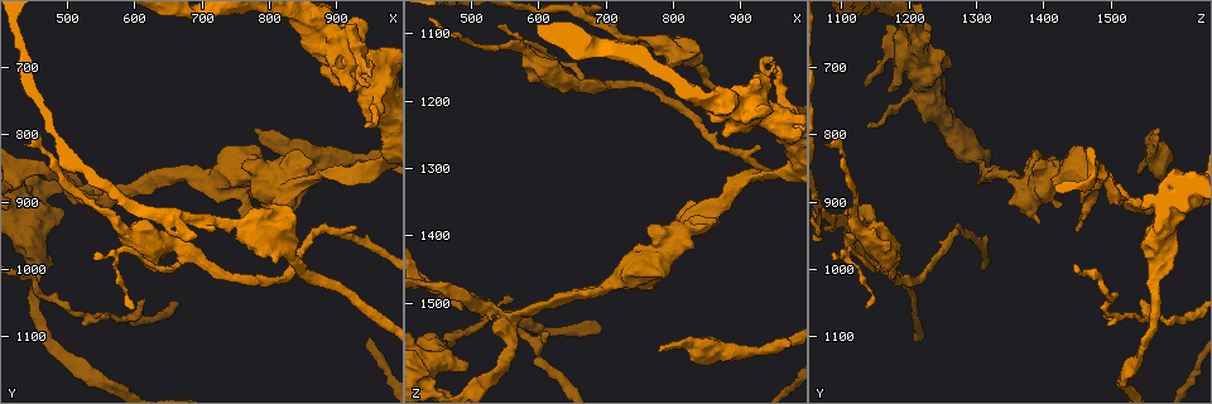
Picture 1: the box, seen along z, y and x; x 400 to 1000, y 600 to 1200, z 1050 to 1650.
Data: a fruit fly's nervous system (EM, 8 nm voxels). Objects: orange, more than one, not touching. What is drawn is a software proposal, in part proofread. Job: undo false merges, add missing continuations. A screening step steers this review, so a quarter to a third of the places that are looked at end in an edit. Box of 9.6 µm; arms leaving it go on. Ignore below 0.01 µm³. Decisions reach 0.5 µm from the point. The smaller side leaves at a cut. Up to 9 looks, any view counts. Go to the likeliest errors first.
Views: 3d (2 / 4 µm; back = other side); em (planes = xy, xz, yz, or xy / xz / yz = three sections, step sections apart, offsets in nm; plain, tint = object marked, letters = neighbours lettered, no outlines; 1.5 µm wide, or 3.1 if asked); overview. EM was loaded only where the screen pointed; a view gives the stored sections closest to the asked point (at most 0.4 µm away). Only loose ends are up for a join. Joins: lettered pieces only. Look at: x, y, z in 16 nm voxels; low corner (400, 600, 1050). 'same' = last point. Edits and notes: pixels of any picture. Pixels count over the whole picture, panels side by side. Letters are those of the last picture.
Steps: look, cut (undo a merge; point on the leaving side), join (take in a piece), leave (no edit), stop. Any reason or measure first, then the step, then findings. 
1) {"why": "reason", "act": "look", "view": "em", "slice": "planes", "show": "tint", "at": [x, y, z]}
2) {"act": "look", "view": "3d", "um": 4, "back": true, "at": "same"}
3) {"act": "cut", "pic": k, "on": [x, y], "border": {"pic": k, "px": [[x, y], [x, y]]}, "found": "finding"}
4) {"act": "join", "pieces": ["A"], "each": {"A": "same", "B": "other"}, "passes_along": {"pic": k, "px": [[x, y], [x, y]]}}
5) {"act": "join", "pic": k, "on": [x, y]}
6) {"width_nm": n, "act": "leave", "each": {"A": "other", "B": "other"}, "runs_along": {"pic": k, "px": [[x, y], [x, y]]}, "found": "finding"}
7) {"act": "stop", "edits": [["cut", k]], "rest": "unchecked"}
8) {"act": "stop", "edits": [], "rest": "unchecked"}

{"why": "free end", "act": "look", "view": "3d", "um": 2, "at": [775, 790, 1575]}

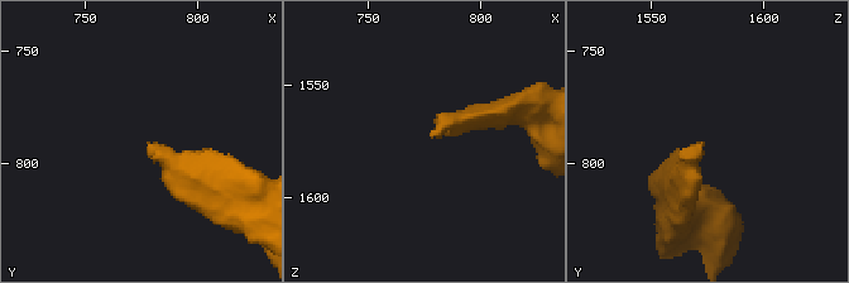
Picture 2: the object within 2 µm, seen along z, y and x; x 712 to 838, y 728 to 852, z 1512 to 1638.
{"why": "need the tissue", "act": "look", "view": "em", "slice": "xy", "step": 4, "show": "tint", "at": [781, 790, 1573]}

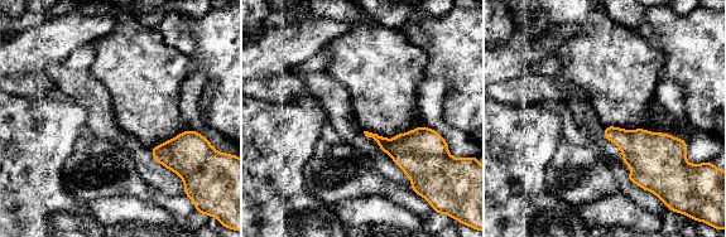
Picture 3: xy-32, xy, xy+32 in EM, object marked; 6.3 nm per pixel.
{"act": "look", "view": "em", "slice": "yz", "step": 4, "show": "letters", "at": "same"}

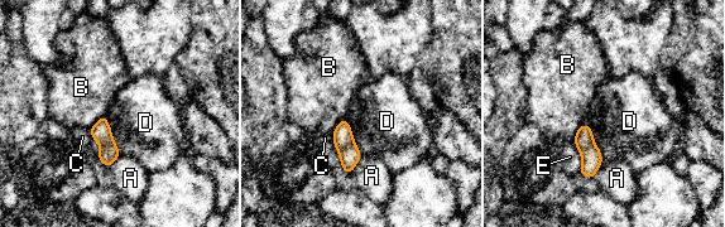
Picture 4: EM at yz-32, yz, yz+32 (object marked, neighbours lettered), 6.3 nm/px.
{"longest_contact_nm": ["D", 260], "act": "leave", "each": {"A": "other", "B": "other", "C": "other", "D": "other", "E": "other"}, "border": {"pic": 4, "px": [[587, 125], [603, 163]]}, "found": "no lettered piece goes on from it"}

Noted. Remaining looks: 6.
{"why": "three arms meet", "act": "look", "view": "3d", "um": 2, "back": true, "at": [560, 900, 1530]}

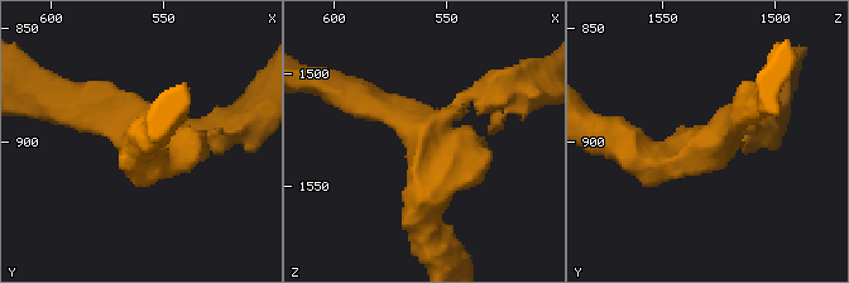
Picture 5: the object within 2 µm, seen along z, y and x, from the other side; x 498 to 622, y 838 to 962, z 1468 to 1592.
{"act": "look", "view": "em", "slice": "yz", "step": 8, "show": "tint", "at": [560, 899, 1526]}

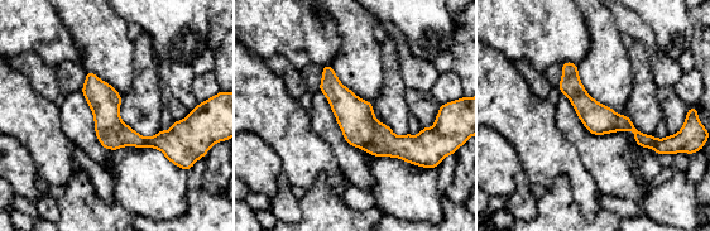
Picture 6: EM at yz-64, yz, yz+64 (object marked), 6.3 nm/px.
{"why": "cut it another way", "act": "look", "view": "em", "slice": "planes", "show": "letters", "at": "same"}

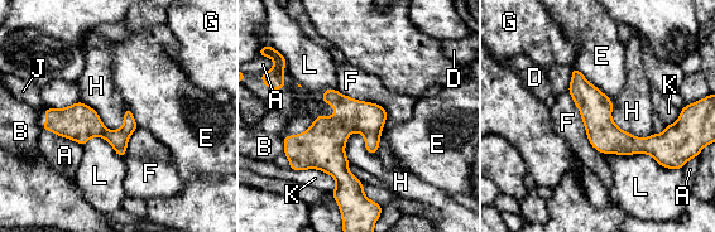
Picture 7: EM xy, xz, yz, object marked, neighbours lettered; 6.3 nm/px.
{"width_nm": 90, "act": "leave", "each": {"A": "other", "B": "other", "D": "other", "E": "other", "F": "other", "G": "other", "H": "other", "J": "other", "K": "other", "L": "other"}, "runs_along": {"pic": 7, "px": [[575, 73], [622, 143], [676, 131]]}, "found": "continuous, no second neuron"}

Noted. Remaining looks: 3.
{"why": "an open end", "act": "look", "view": "3d", "um": 4, "at": [595, 1065, 1140]}

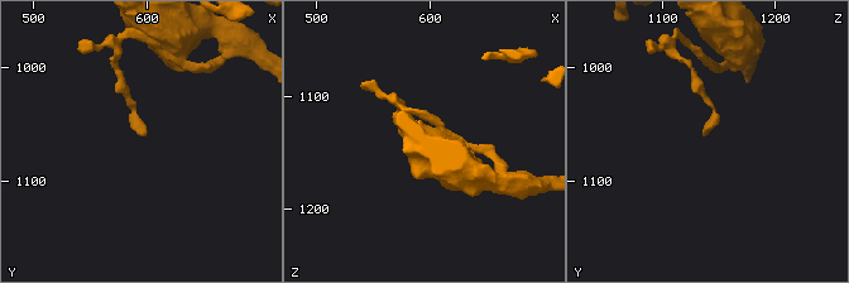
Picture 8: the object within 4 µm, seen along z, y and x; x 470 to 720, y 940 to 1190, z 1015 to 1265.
{"act": "look", "view": "em", "slice": "planes", "show": "plain", "at": [596, 1058, 1134]}

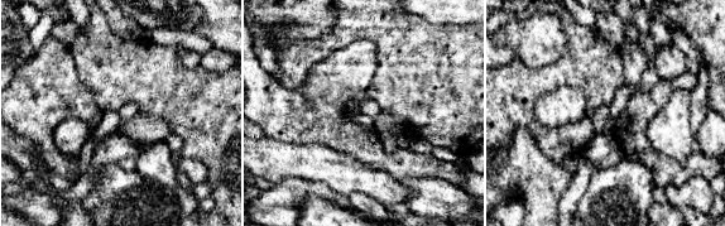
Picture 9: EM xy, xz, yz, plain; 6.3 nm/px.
{"why": "what lies round it", "act": "look", "view": "em", "slice": "planes", "show": "letters", "at": "same"}

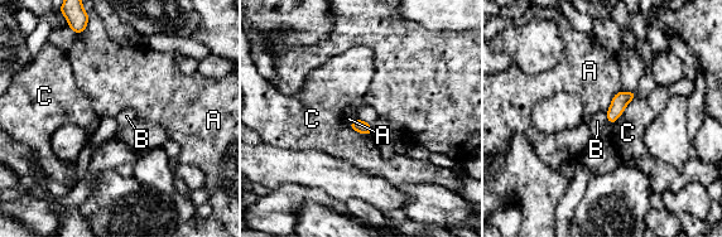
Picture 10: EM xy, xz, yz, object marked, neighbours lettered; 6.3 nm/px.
{"width_nm": 80, "act": "leave", "each": {"A": "other", "B": "other", "C": "other"}, "found": "none of them fits"}

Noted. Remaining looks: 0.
{"act": "stop", "edits": [], "rest": "unchecked"}

